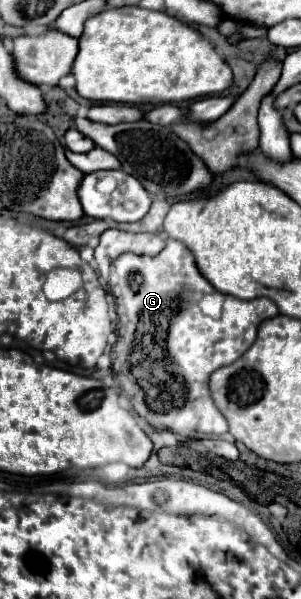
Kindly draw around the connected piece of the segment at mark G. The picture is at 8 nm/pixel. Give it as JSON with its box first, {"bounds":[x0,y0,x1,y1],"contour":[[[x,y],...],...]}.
{"bounds":[114,238,278,438],"contour":[[[172,238],[166,240],[166,248],[158,256],[138,256],[132,252],[122,254],[120,258],[114,260],[114,270],[118,274],[116,284],[118,296],[128,316],[128,322],[114,346],[114,372],[120,386],[124,386],[124,394],[132,400],[134,410],[152,426],[160,430],[172,430],[174,434],[186,438],[190,438],[194,432],[212,436],[226,434],[228,422],[212,400],[208,376],[216,368],[238,360],[254,344],[260,322],[274,318],[278,314],[278,306],[270,298],[254,298],[254,300],[226,298],[220,320],[204,316],[198,308],[198,300],[206,292],[214,292],[214,288],[200,274],[192,252],[182,242]]]}

